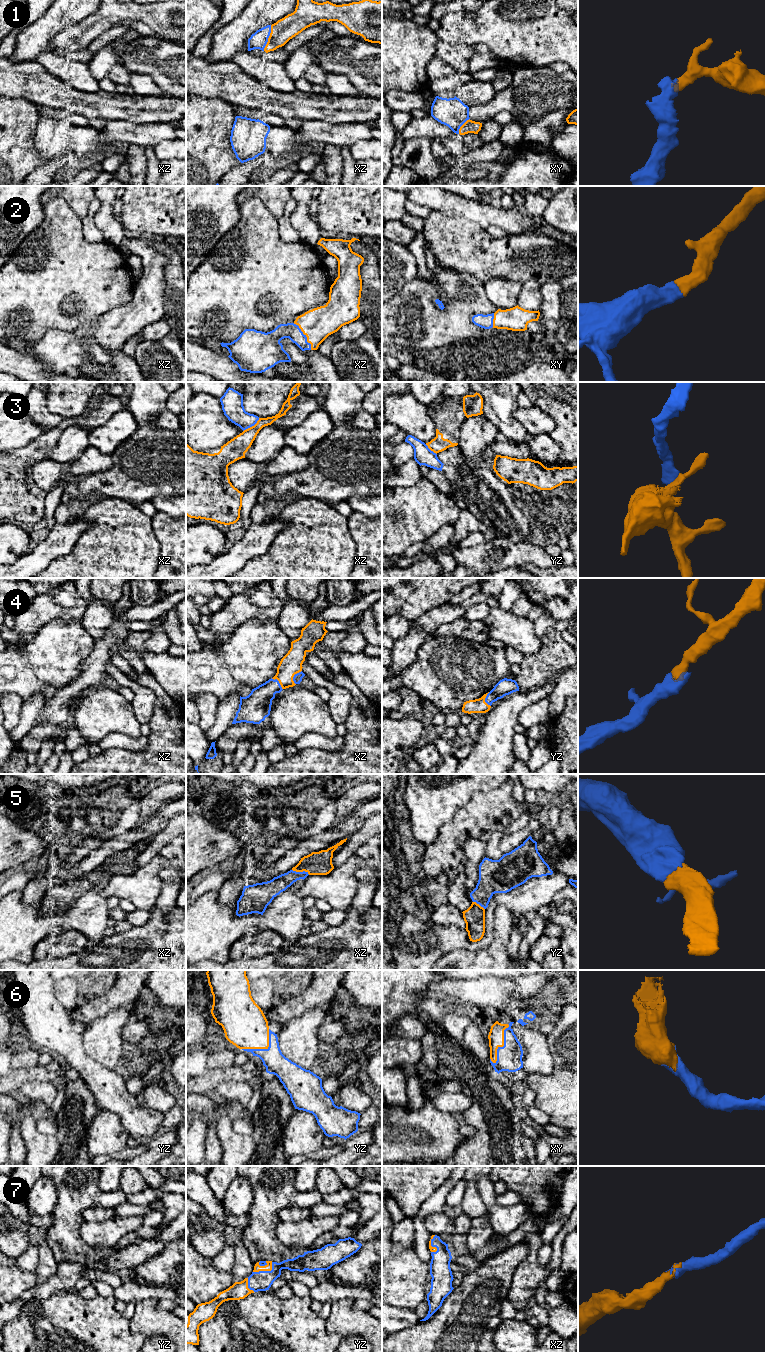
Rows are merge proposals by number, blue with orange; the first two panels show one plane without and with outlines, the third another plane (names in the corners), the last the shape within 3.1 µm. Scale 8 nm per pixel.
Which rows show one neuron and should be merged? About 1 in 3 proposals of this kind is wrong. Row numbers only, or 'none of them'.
1, 2, 4, 5, 6, 7

